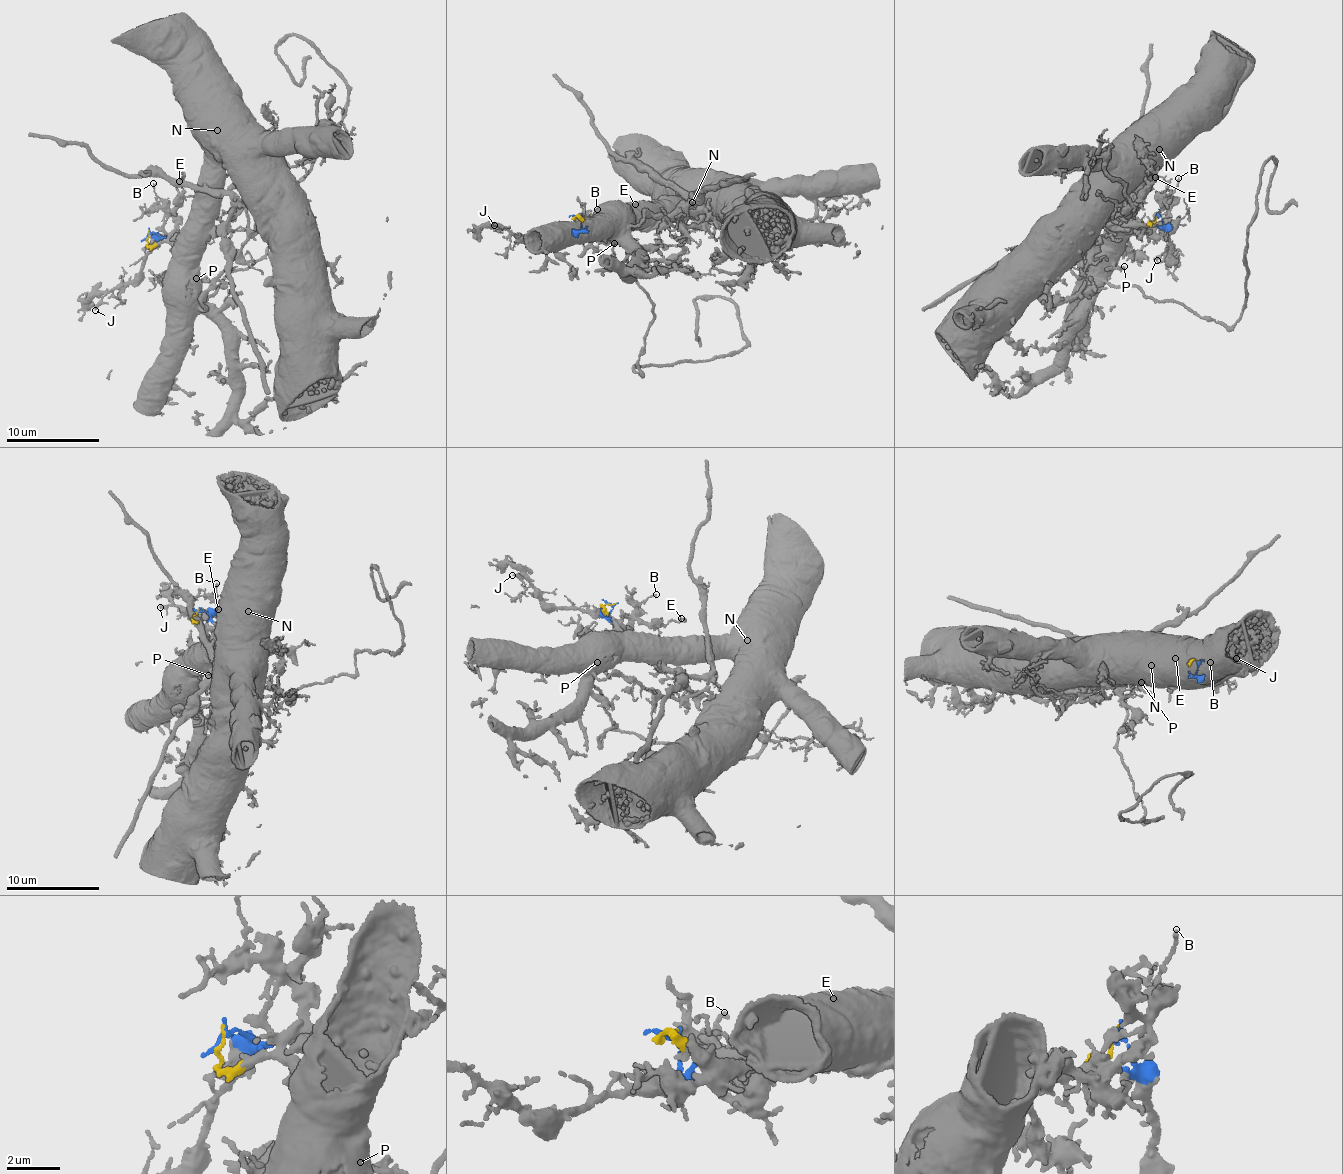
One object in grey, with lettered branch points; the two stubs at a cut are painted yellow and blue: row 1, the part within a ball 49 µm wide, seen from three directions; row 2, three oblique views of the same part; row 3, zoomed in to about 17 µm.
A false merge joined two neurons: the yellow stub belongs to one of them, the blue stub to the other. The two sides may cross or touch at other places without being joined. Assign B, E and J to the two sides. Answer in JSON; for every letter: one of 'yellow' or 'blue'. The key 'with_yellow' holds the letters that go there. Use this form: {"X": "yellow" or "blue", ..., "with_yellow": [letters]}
{"B": "blue", "E": "blue", "J": "blue", "with_yellow": []}

